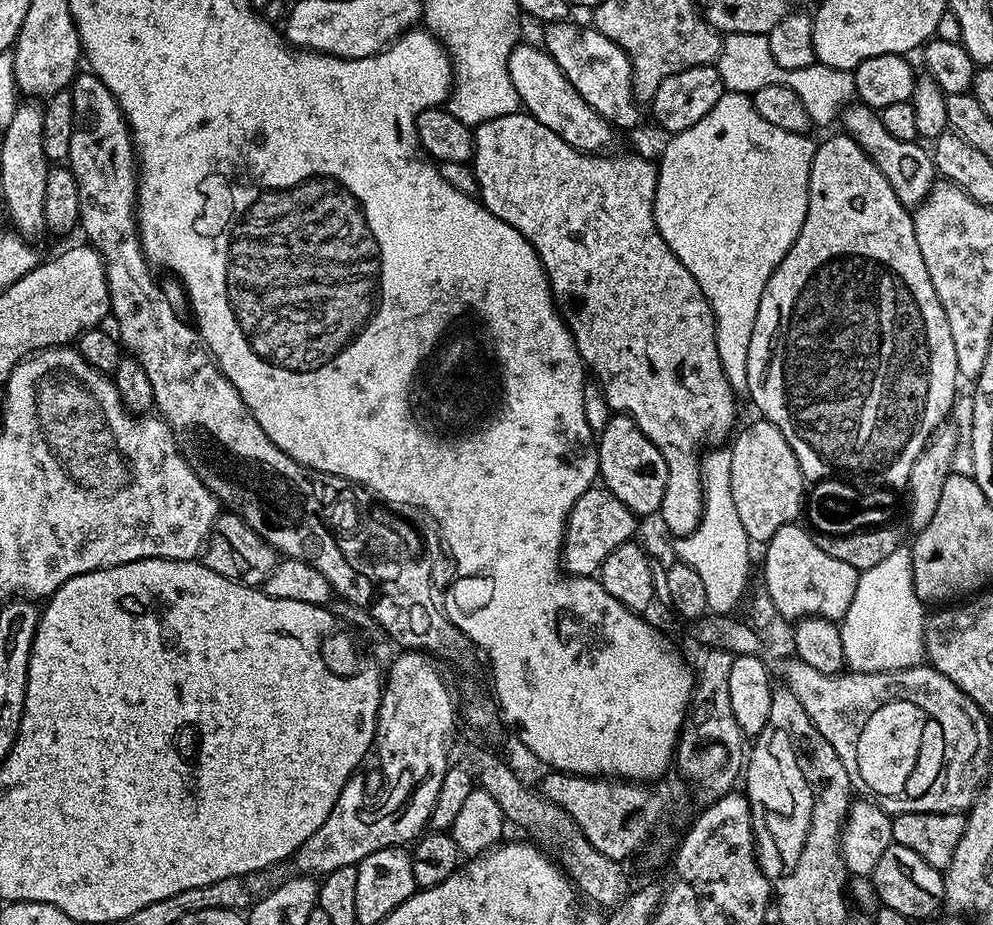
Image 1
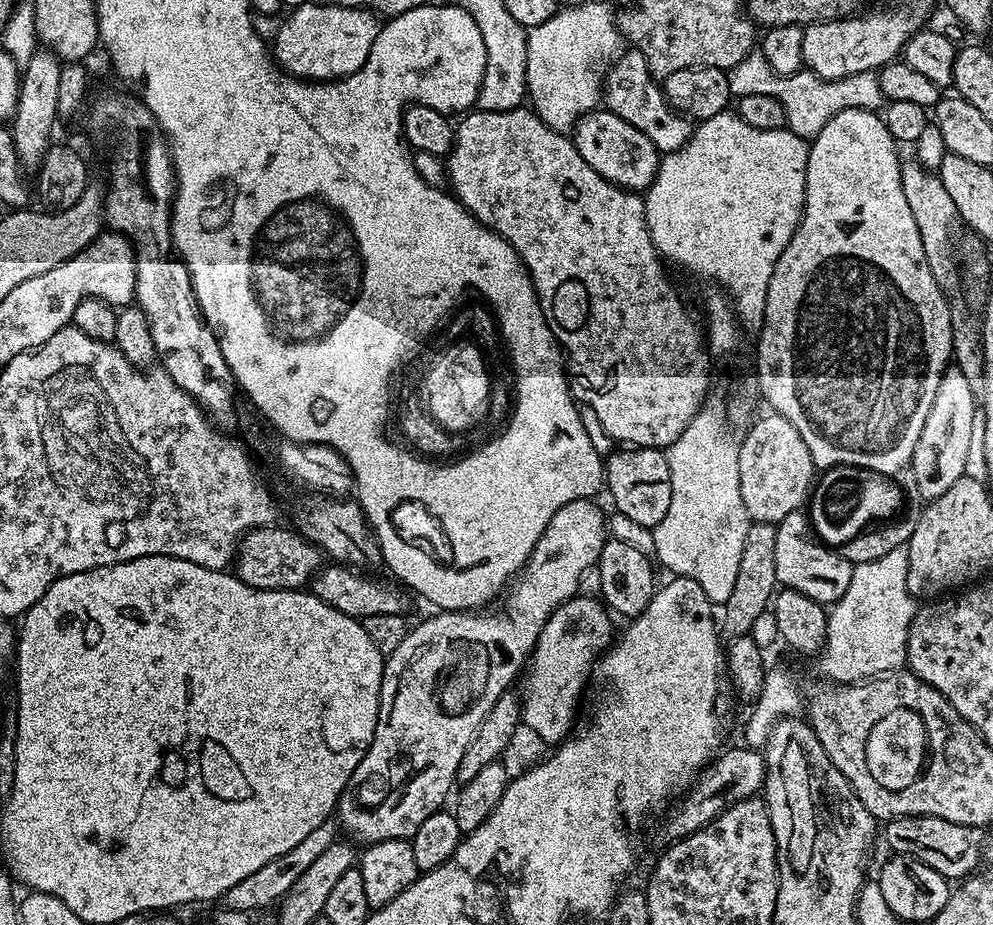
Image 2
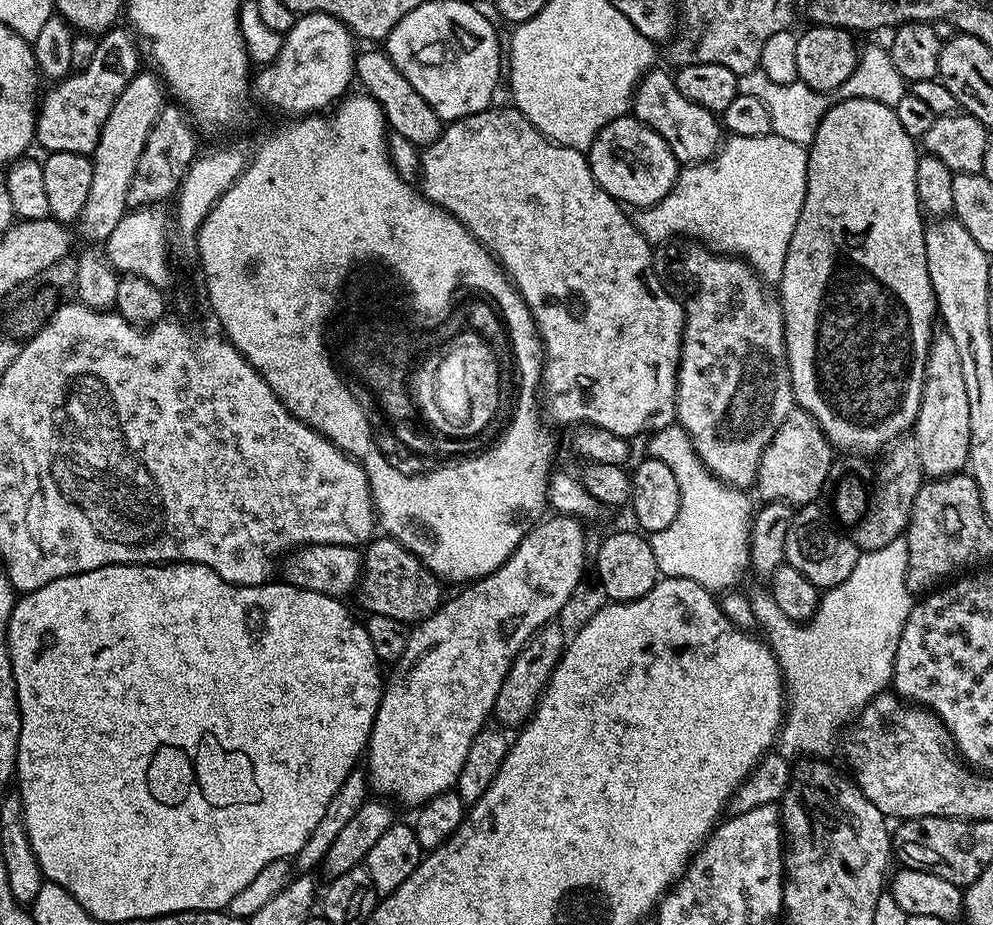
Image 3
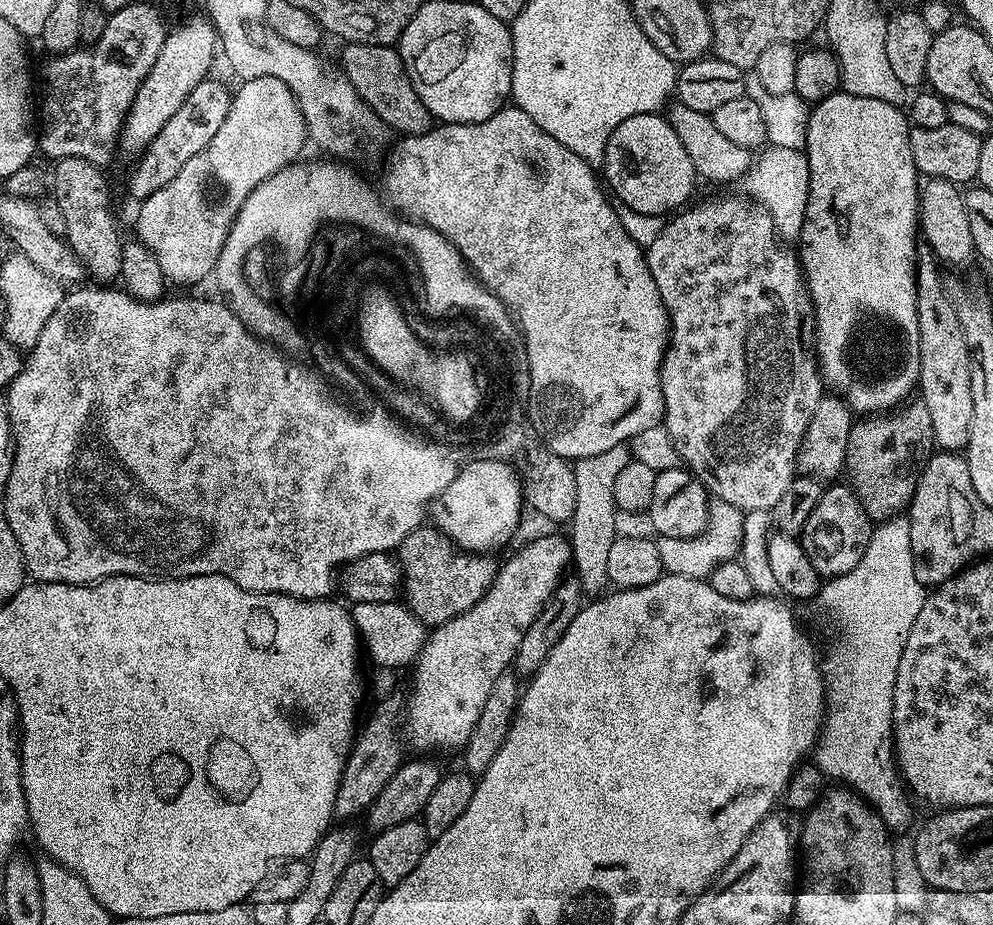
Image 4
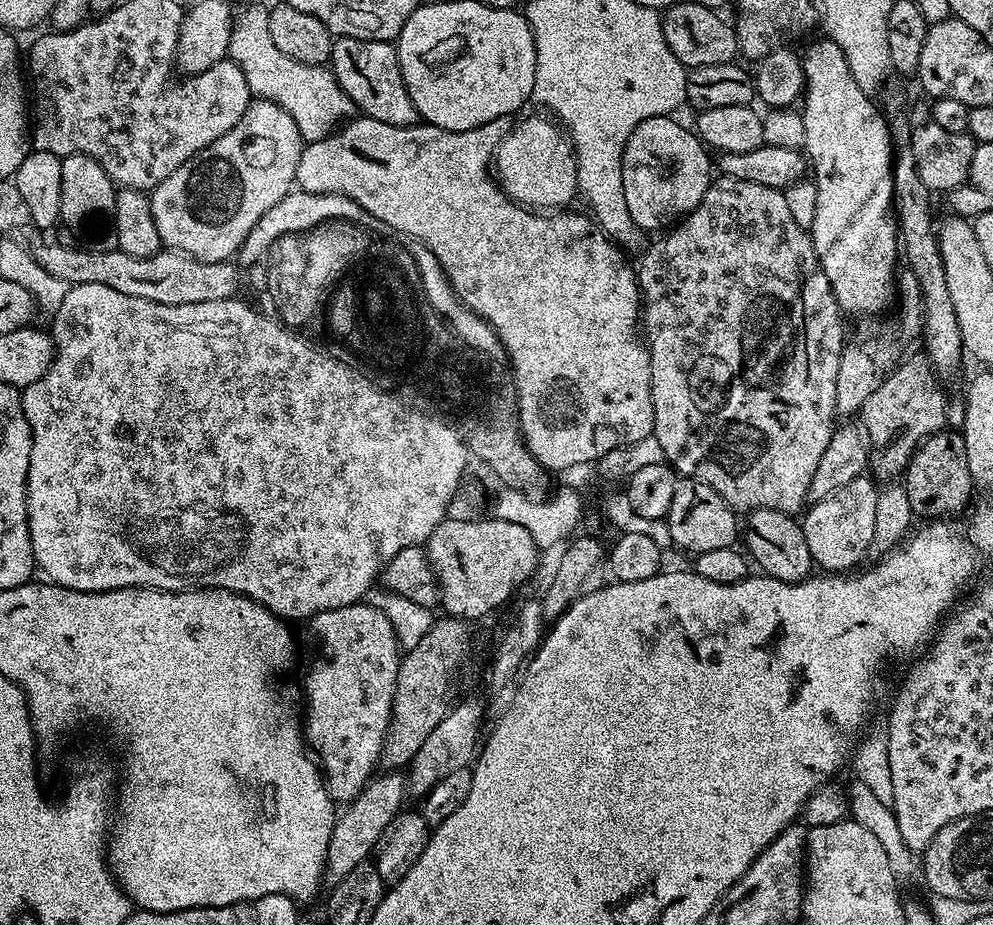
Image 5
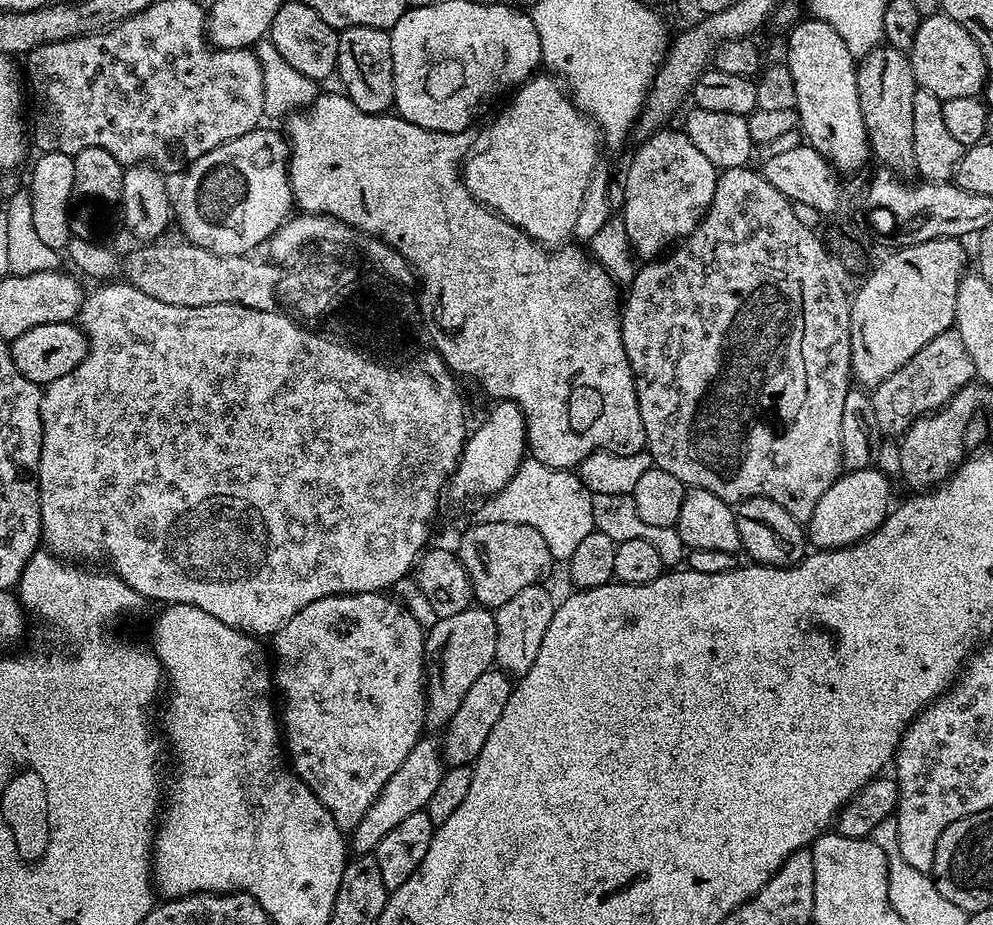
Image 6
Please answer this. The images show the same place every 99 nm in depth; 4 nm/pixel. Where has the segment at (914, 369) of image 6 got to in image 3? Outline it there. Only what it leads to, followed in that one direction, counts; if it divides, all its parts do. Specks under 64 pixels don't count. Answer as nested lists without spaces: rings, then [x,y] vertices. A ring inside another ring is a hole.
[[[896,442],[883,453],[884,461],[876,468],[876,485],[870,488],[867,512],[851,529],[852,541],[861,552],[882,550],[890,542],[901,539],[907,533],[910,514],[914,510],[914,498],[926,477],[915,443]]]

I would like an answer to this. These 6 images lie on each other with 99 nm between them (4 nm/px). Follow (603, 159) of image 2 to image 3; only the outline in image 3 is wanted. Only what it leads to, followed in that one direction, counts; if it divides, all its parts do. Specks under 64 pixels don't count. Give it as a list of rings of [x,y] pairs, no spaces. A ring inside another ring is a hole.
[[[631,114],[607,124],[596,135],[586,155],[598,186],[632,210],[653,208],[662,202],[662,198],[670,194],[682,167],[664,139]]]

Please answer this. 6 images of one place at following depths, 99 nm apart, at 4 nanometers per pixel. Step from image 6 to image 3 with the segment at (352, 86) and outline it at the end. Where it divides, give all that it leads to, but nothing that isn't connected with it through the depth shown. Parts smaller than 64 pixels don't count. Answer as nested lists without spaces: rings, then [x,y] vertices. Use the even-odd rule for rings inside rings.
[[[361,51],[356,58],[355,79],[364,87],[361,89],[367,95],[376,99],[378,106],[384,111],[387,127],[392,132],[402,134],[402,138],[406,138],[418,146],[430,145],[440,137],[441,113],[429,106],[426,98],[422,98],[422,94],[418,94],[418,90],[414,90],[414,86],[410,86],[410,82],[406,82],[404,75],[392,65],[392,59],[383,51]]]

